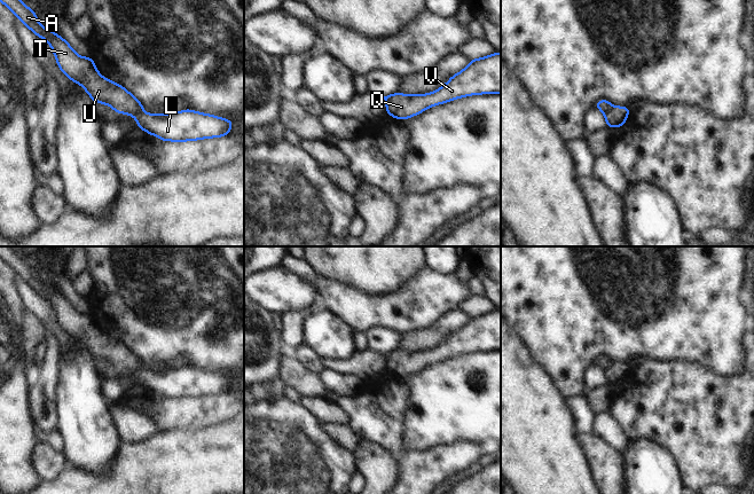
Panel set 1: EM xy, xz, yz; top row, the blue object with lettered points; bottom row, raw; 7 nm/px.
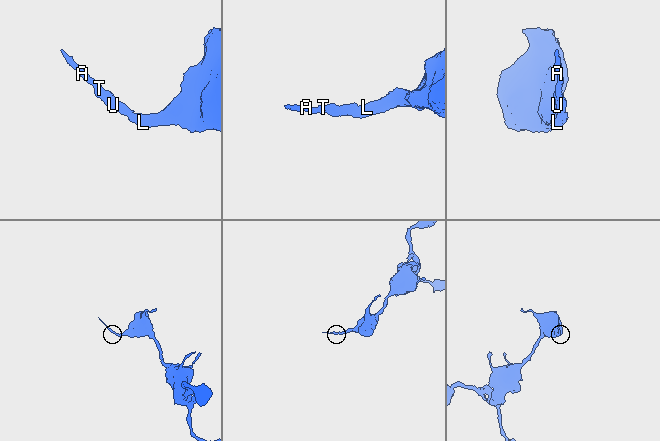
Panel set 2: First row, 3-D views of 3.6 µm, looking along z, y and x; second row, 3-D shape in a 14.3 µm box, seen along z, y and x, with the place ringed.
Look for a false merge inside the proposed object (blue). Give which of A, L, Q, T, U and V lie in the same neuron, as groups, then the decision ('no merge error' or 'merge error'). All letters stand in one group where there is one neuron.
A T U / L Q V; merge error

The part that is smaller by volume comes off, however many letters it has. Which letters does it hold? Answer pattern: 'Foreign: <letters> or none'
Foreign: A, T, U

